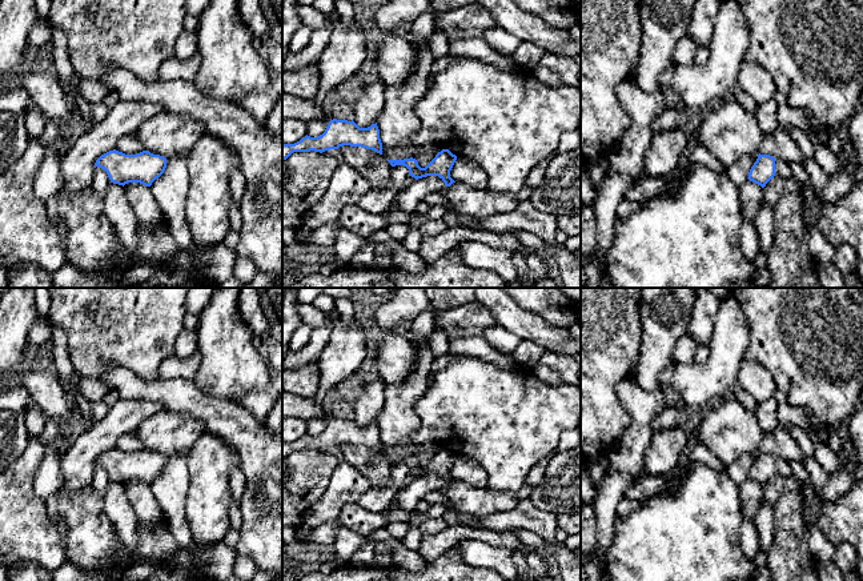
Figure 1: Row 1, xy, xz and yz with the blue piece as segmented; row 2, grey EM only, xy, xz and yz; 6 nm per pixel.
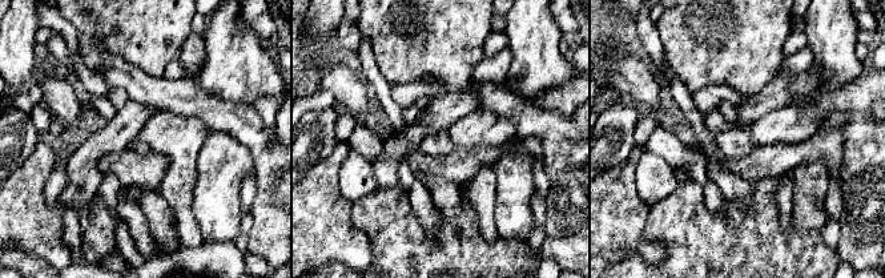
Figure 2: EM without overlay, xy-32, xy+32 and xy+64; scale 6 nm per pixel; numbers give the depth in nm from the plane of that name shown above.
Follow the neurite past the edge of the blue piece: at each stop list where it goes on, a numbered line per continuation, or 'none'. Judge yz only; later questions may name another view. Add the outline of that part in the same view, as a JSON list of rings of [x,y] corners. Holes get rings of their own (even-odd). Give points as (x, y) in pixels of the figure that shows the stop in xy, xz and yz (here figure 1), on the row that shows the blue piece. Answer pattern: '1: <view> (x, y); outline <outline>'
1: yz (782, 168); outline [[[775,160],[775,176],[782,176],[786,180],[792,177],[791,168],[788,163],[782,160]]]

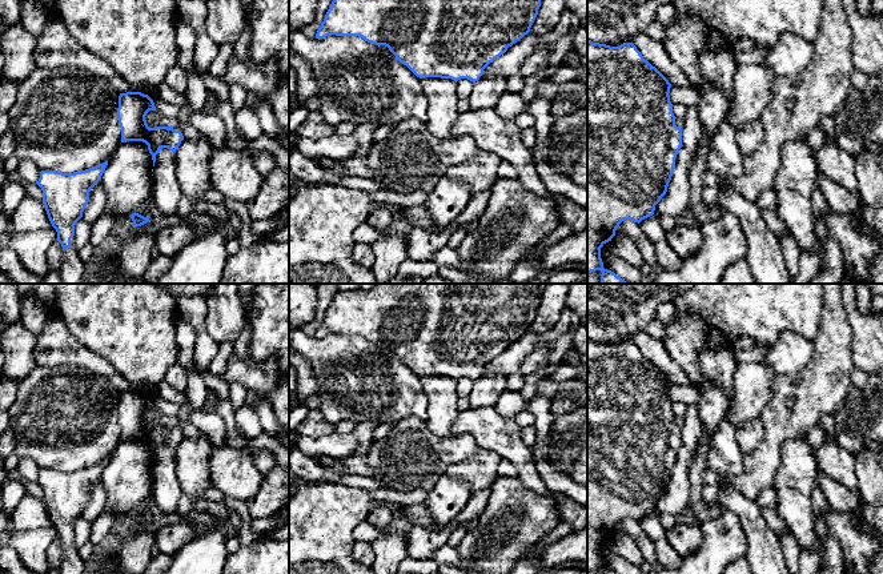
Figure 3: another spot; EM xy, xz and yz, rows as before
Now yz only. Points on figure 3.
none

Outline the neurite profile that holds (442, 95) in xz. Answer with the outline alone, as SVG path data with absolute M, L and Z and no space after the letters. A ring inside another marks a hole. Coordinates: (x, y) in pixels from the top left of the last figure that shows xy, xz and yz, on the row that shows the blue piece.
M425 77L421 85L429 100L428 129L441 139L455 139L451 129L459 115L457 83L451 79Z

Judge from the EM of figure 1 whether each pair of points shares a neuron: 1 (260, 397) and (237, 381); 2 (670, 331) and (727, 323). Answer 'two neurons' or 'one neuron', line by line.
1: two neurons
2: two neurons

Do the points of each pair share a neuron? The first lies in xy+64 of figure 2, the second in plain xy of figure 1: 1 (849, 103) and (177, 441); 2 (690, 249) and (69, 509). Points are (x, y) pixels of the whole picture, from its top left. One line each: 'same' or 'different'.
1: same
2: same

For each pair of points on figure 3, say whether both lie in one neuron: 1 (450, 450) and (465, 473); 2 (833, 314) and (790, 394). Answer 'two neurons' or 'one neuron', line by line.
1: two neurons
2: one neuron

